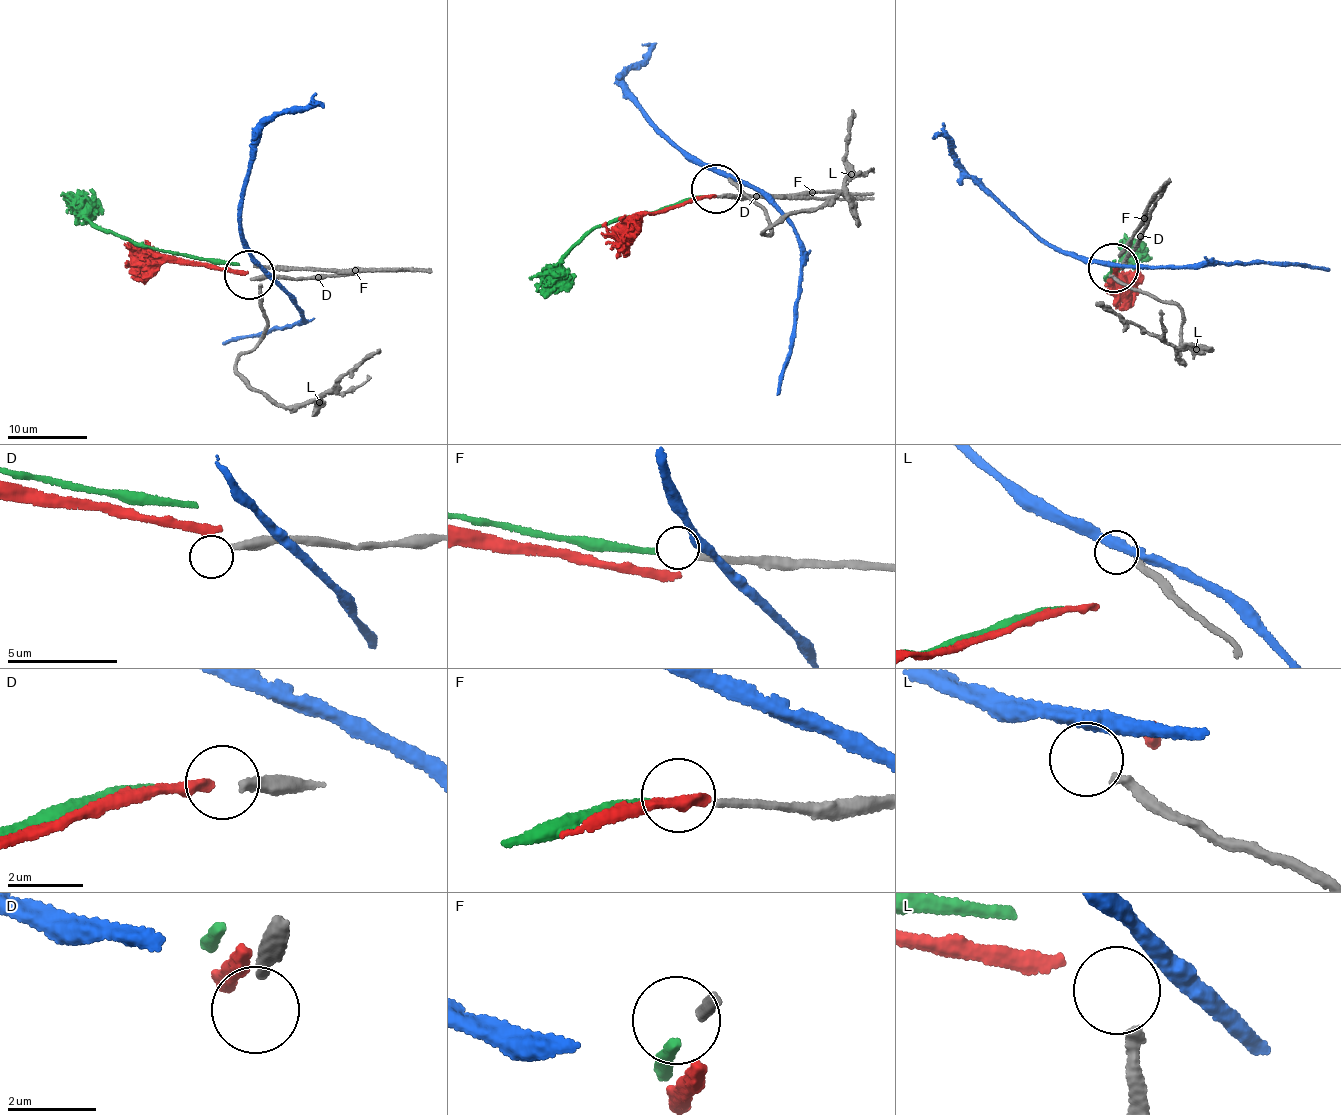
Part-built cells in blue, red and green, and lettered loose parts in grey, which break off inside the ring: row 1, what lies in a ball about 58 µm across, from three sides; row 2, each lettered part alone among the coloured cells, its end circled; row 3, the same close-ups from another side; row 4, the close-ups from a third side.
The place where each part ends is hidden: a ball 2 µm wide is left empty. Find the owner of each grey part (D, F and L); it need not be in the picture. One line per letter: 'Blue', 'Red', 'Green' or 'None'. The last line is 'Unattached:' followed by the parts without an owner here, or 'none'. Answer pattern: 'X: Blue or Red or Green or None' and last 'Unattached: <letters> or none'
D: None
F: Green
L: None
Unattached: D, L

